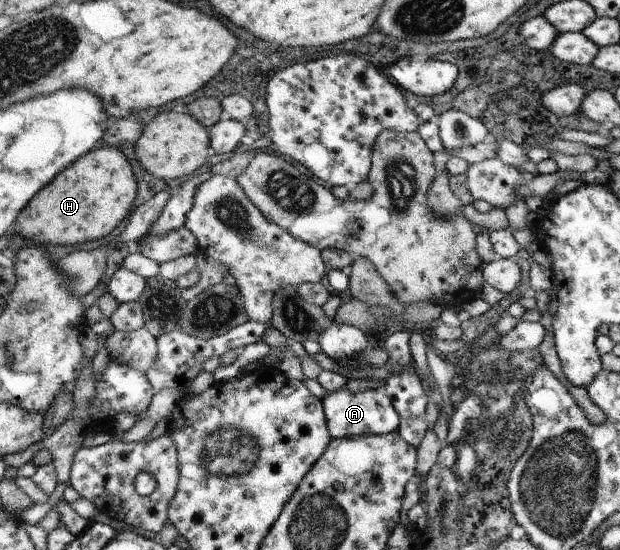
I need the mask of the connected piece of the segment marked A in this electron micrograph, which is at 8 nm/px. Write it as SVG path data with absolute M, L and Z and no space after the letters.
M345 387L343 390L326 392L326 396L322 396L321 401L331 439L345 438L346 436L389 434L397 431L401 422L400 416L392 407L390 398L382 390L374 389L351 393Z

